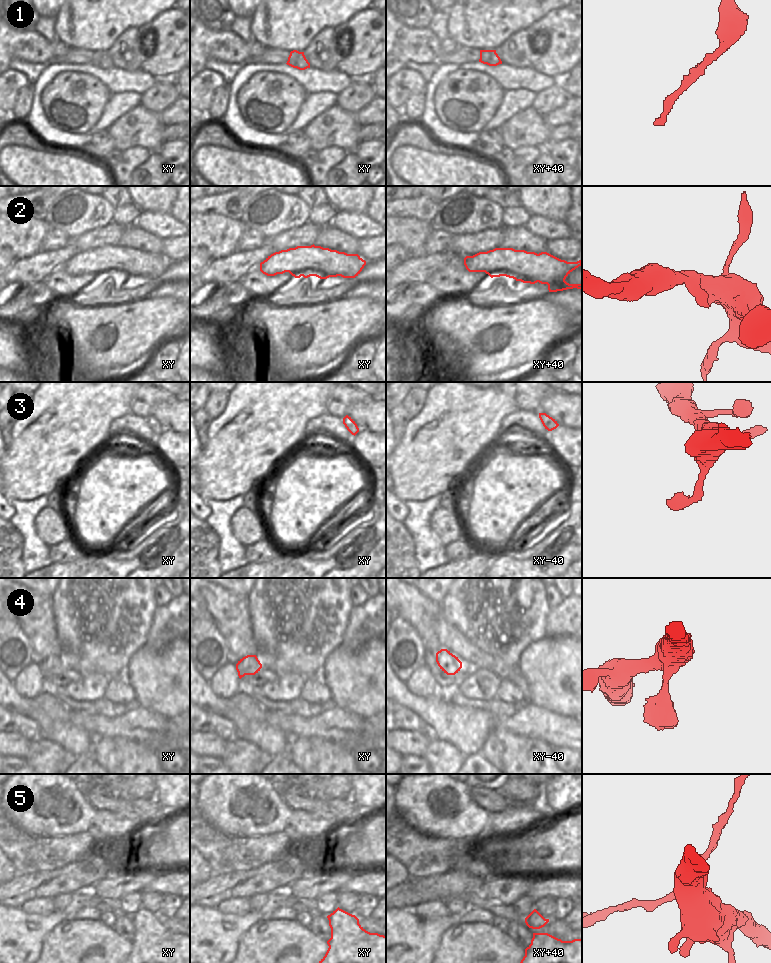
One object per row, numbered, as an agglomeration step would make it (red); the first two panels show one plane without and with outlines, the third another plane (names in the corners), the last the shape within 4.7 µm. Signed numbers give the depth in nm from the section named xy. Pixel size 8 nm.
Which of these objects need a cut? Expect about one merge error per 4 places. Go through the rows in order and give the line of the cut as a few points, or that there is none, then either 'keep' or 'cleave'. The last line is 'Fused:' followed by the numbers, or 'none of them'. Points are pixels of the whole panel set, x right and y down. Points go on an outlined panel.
1: no cut; keep
2: no cut; keep
3: no cut; keep
4: no cut; keep
5: cut in xy+40 along (531, 912), (531, 923), (534, 926), (544, 923); cleave
Fused: 5

